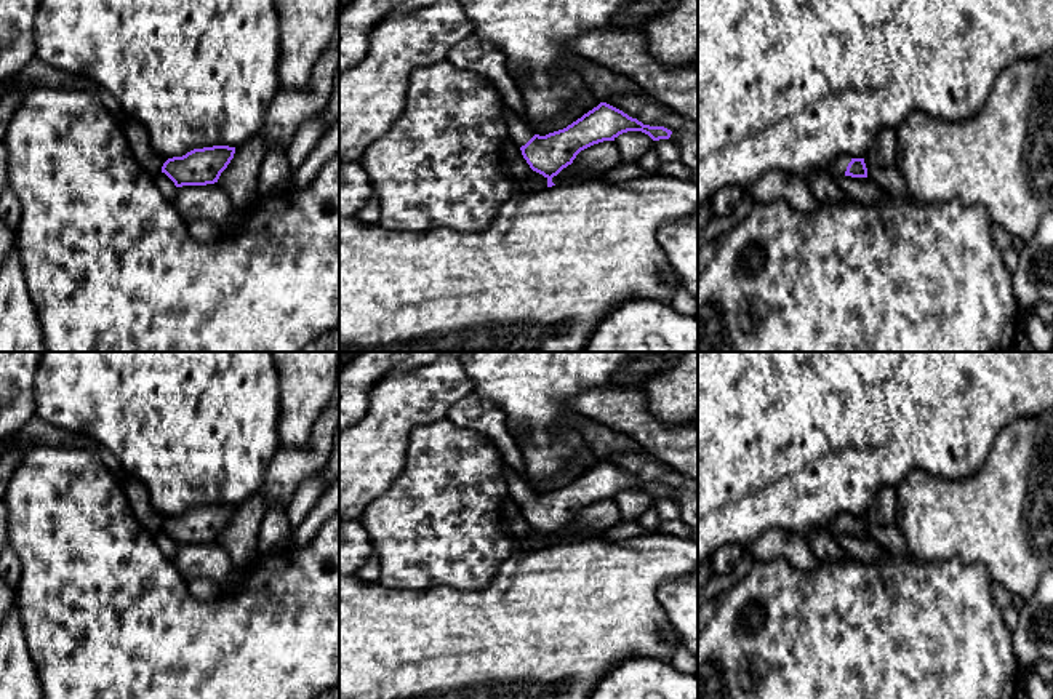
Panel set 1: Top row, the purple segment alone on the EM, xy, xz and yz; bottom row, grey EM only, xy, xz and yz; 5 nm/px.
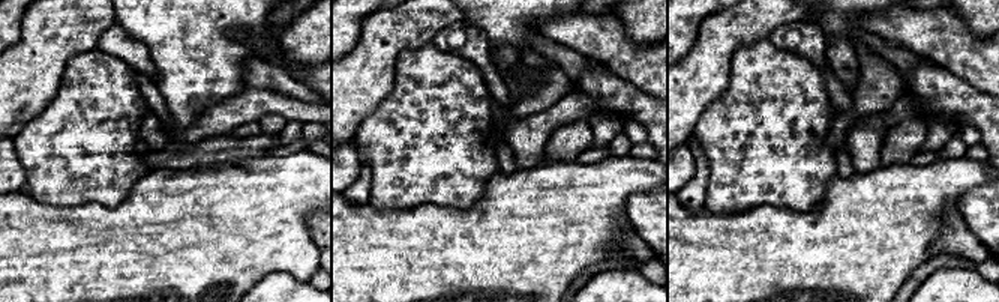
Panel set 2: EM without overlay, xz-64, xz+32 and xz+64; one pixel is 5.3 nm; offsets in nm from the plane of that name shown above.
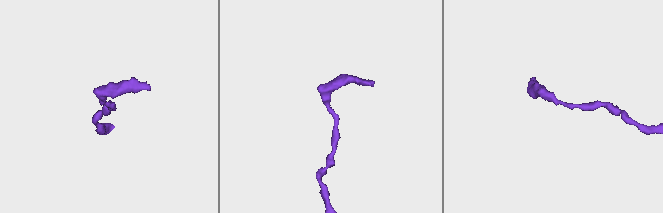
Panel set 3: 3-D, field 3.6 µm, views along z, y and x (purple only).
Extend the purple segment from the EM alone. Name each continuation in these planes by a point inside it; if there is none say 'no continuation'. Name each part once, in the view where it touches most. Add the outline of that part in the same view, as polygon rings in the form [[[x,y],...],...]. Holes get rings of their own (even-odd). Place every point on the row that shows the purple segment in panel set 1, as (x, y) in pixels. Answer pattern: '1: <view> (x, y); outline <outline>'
1: yz (837, 168); outline [[[848,155],[839,157],[837,160],[834,160],[834,162],[831,163],[831,166],[827,168],[827,173],[829,173],[832,178],[845,176],[847,166],[848,166],[848,163],[851,162],[851,158],[853,158],[853,157],[848,157]]]

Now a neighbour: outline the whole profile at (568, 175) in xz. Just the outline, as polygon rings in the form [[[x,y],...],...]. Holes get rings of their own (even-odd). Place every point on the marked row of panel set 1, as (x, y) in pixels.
[[[568,165],[557,176],[552,178],[552,182],[555,186],[568,186],[571,182],[581,182],[581,181],[583,179],[579,176],[579,171],[573,165]]]

